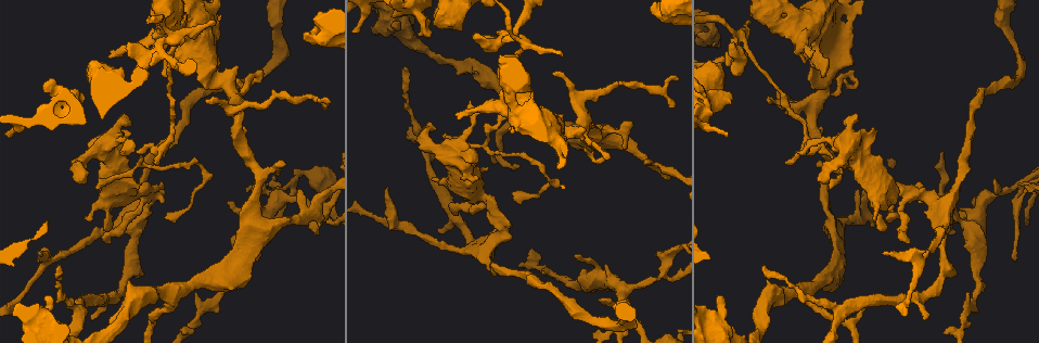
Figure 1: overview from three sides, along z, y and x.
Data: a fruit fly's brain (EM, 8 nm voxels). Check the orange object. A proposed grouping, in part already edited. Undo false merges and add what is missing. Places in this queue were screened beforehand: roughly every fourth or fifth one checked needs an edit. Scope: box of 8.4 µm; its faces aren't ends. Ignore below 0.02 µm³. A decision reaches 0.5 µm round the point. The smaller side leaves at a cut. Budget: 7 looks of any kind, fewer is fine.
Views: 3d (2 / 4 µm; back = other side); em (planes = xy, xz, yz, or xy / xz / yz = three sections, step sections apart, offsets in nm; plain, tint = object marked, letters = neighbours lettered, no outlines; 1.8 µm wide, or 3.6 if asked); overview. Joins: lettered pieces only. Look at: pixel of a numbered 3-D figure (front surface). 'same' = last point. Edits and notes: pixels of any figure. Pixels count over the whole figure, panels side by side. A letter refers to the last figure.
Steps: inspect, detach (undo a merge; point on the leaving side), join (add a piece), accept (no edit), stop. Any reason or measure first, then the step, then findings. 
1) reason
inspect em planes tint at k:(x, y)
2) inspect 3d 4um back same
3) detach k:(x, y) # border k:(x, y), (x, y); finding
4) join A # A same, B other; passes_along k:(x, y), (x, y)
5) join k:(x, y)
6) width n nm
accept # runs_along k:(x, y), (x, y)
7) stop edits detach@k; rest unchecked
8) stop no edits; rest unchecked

four arms meet
inspect em planes tint at 1:(285, 186)

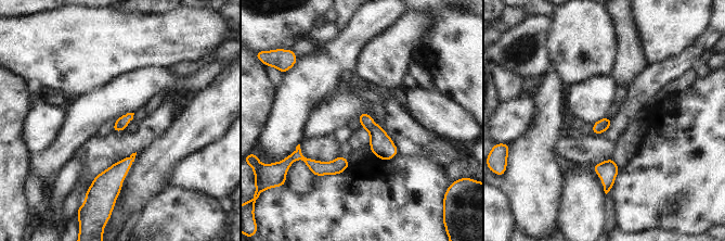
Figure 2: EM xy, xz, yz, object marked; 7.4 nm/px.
inspect em planes letters same

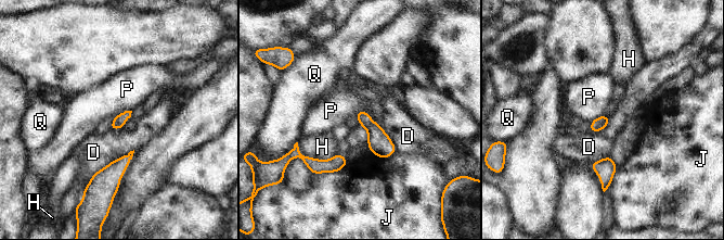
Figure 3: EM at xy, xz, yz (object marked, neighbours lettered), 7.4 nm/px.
accept # D other, H other, J other, P other, Q other; border 3:(131, 110), (125, 110), (115, 116); continuous, no second neuron

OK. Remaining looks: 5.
an open end
inspect em xy step 16 plain at 1:(563, 54)

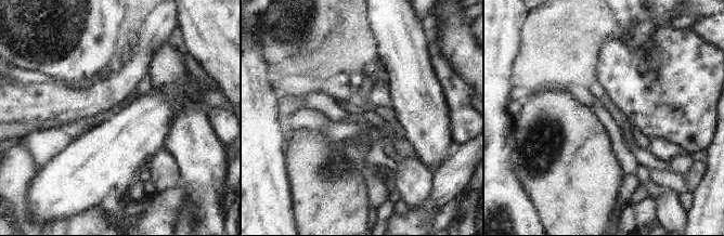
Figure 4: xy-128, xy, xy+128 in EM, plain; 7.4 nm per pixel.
what lies round it
inspect em xy step 16 letters same

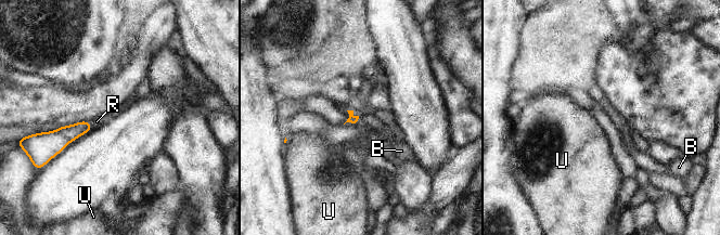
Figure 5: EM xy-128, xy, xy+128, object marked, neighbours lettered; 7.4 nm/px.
longest_contact B 80 nm
join B # B same, R other, U other; passes_along 5:(352, 118), (358, 117), (370, 119); the neuron continues

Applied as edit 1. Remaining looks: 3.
inspect overview

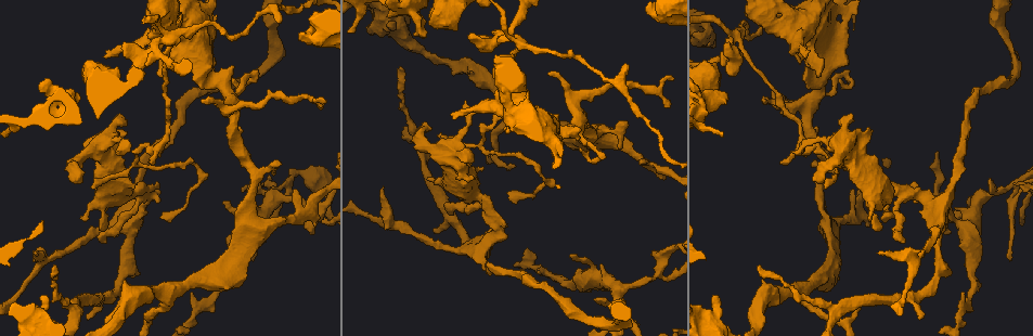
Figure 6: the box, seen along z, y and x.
free end
inspect 3d 2um at 6:(627, 123)

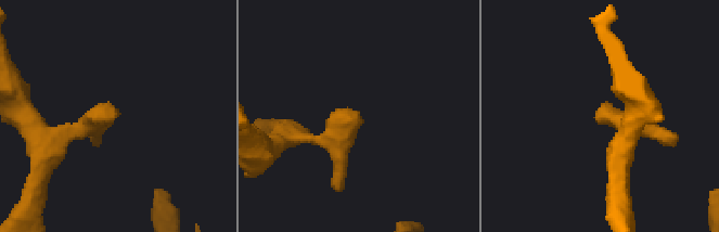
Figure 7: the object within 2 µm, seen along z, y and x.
shape alone is not enough
inspect em planes letters at 7:(361, 116)

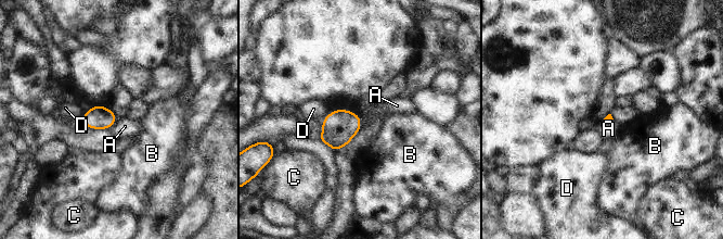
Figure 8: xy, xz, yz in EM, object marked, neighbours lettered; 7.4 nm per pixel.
accept # A other, B other, C other, D other; none of them fits

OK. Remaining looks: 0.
stop edits join@5; rest unchecked

